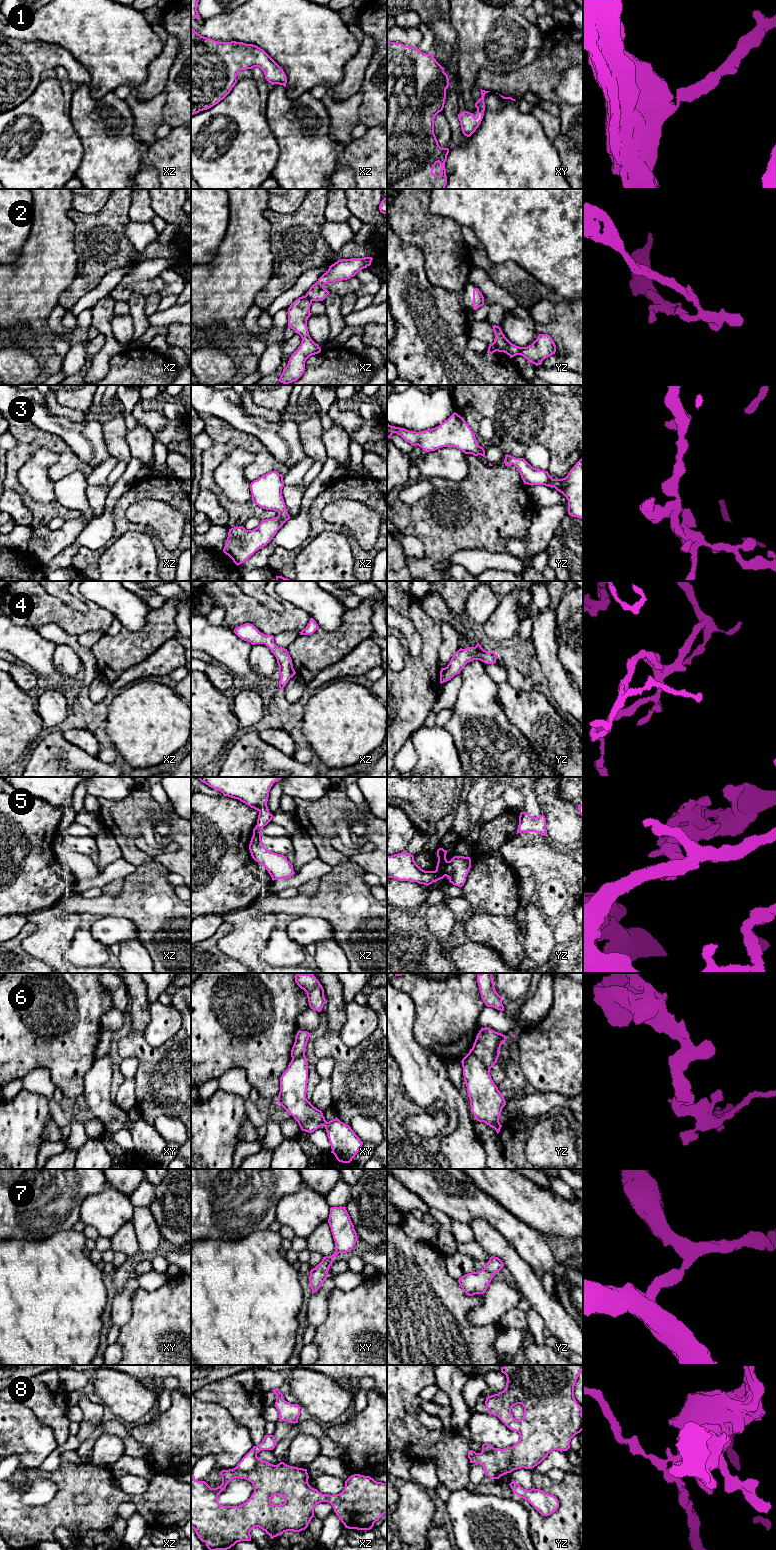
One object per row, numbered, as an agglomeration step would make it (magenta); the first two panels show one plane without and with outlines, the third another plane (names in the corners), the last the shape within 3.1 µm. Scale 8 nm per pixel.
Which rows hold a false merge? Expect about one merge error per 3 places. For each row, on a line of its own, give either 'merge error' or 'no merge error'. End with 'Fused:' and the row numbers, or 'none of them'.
1: no merge error
2: merge error
3: no merge error
4: no merge error
5: merge error
6: merge error
7: no merge error
8: merge error
Fused: 2, 5, 6, 8

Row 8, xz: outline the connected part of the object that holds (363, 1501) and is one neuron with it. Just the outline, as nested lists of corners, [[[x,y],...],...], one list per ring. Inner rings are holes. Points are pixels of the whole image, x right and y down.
[[[255,1456],[255,1468],[250,1471],[234,1471],[233,1469],[220,1472],[222,1484],[211,1488],[205,1481],[196,1480],[191,1473],[191,1527],[195,1530],[198,1538],[206,1543],[209,1550],[227,1550],[237,1542],[251,1541],[250,1532],[259,1527],[265,1531],[271,1539],[284,1532],[300,1532],[305,1530],[314,1516],[314,1508],[321,1502],[328,1502],[333,1506],[334,1512],[339,1517],[345,1528],[357,1530],[370,1530],[374,1523],[387,1513],[387,1483],[377,1482],[370,1476],[360,1474],[351,1475],[345,1481],[344,1490],[336,1495],[322,1494],[312,1488],[308,1483],[307,1469],[289,1466],[284,1462],[273,1465]],[[234,1478],[246,1479],[254,1486],[251,1497],[239,1506],[223,1506],[218,1502],[218,1495],[226,1488],[227,1484]],[[275,1495],[284,1497],[283,1504],[272,1504],[271,1498]]]

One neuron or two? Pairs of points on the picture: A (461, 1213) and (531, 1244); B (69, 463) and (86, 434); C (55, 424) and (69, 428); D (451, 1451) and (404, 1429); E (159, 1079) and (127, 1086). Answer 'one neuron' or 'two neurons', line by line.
A: one neuron
B: two neurons
C: one neuron
D: one neuron
E: two neurons

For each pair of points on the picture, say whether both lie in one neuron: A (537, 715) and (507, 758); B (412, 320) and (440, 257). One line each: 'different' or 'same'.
A: different
B: different

